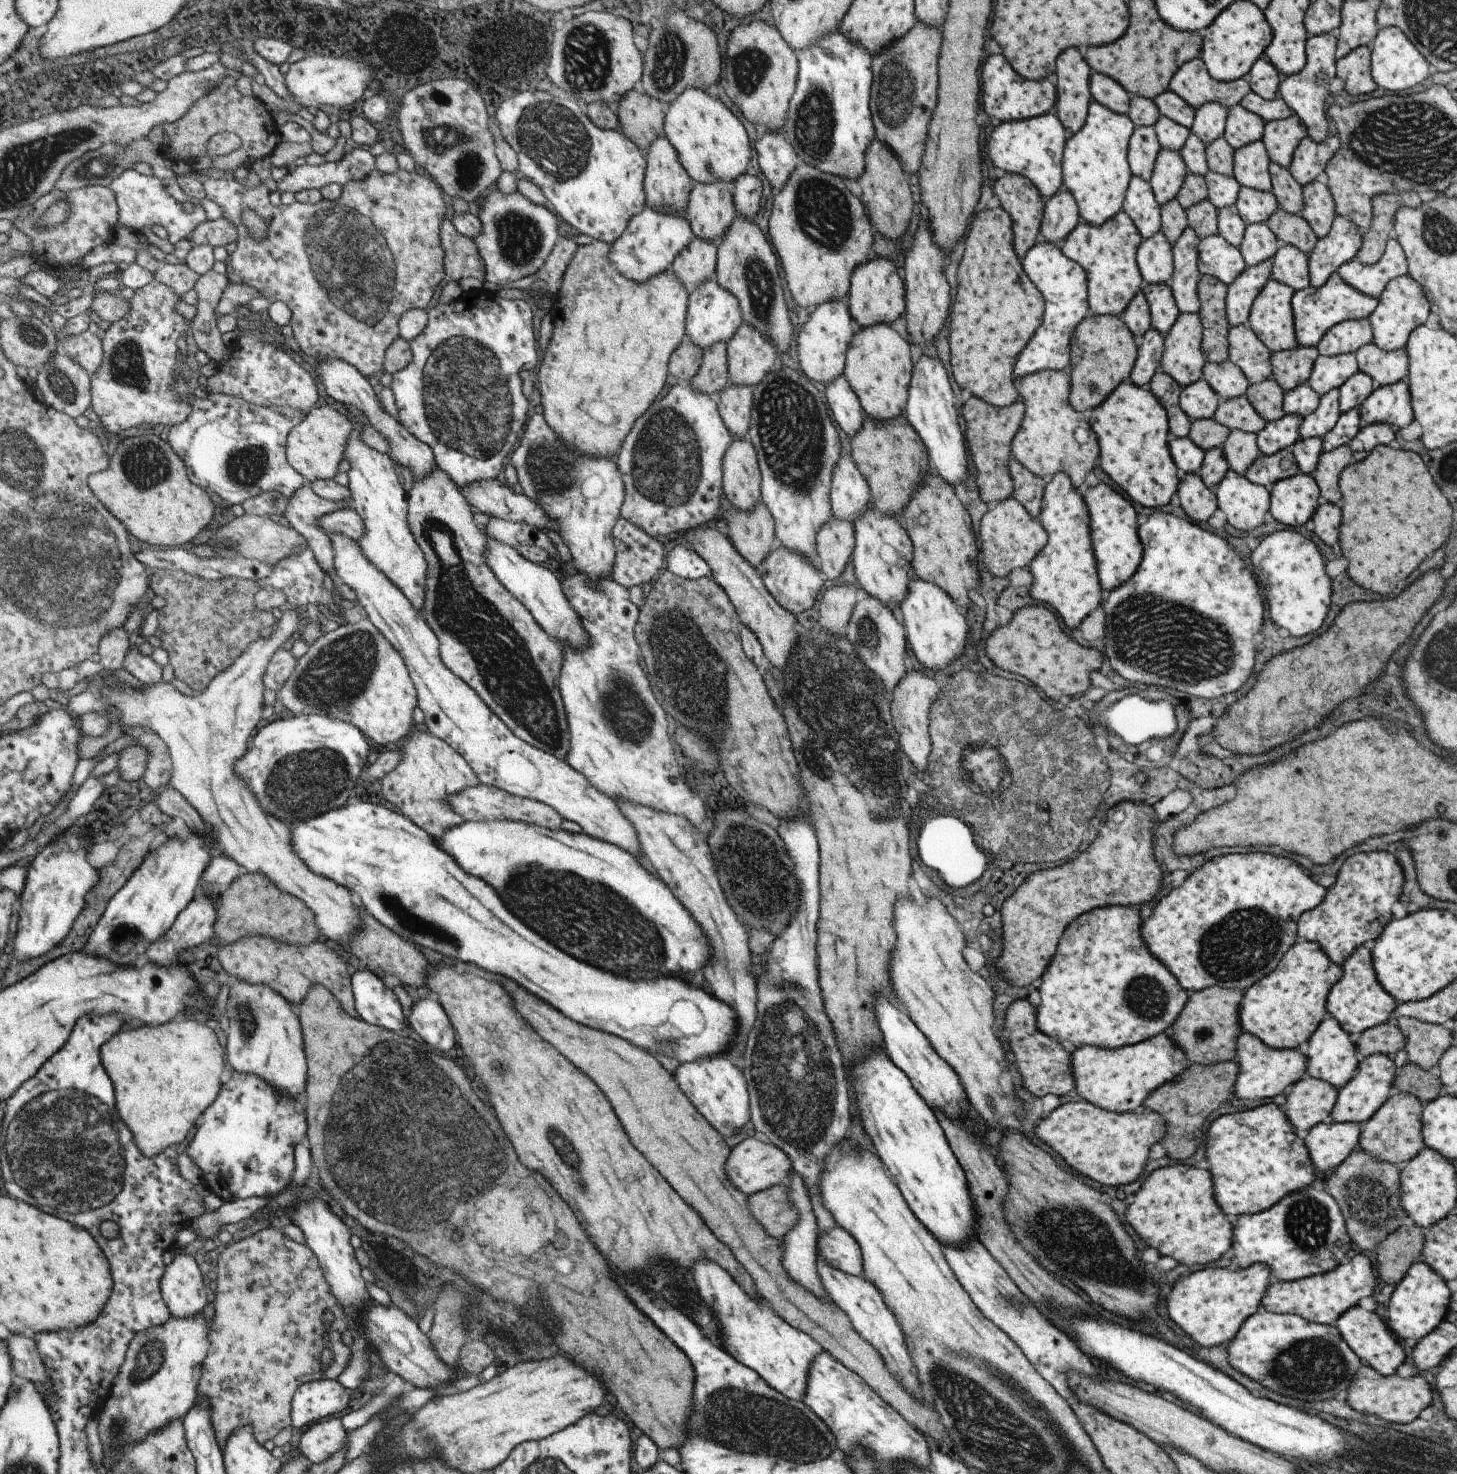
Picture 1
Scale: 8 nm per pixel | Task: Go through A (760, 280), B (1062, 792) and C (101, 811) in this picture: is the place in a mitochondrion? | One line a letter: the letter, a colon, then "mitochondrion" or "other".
A: mitochondrion
B: mitochondrion
C: other

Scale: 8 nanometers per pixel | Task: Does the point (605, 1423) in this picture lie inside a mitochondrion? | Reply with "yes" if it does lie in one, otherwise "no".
no

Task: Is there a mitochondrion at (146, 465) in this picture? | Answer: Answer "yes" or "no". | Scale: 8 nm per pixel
yes

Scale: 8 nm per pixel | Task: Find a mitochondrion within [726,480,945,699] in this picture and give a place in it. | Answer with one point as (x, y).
(867, 635)

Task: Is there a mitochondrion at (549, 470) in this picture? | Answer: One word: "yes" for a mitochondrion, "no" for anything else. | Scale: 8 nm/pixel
yes

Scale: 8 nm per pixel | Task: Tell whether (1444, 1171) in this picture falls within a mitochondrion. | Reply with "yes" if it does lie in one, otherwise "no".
no

